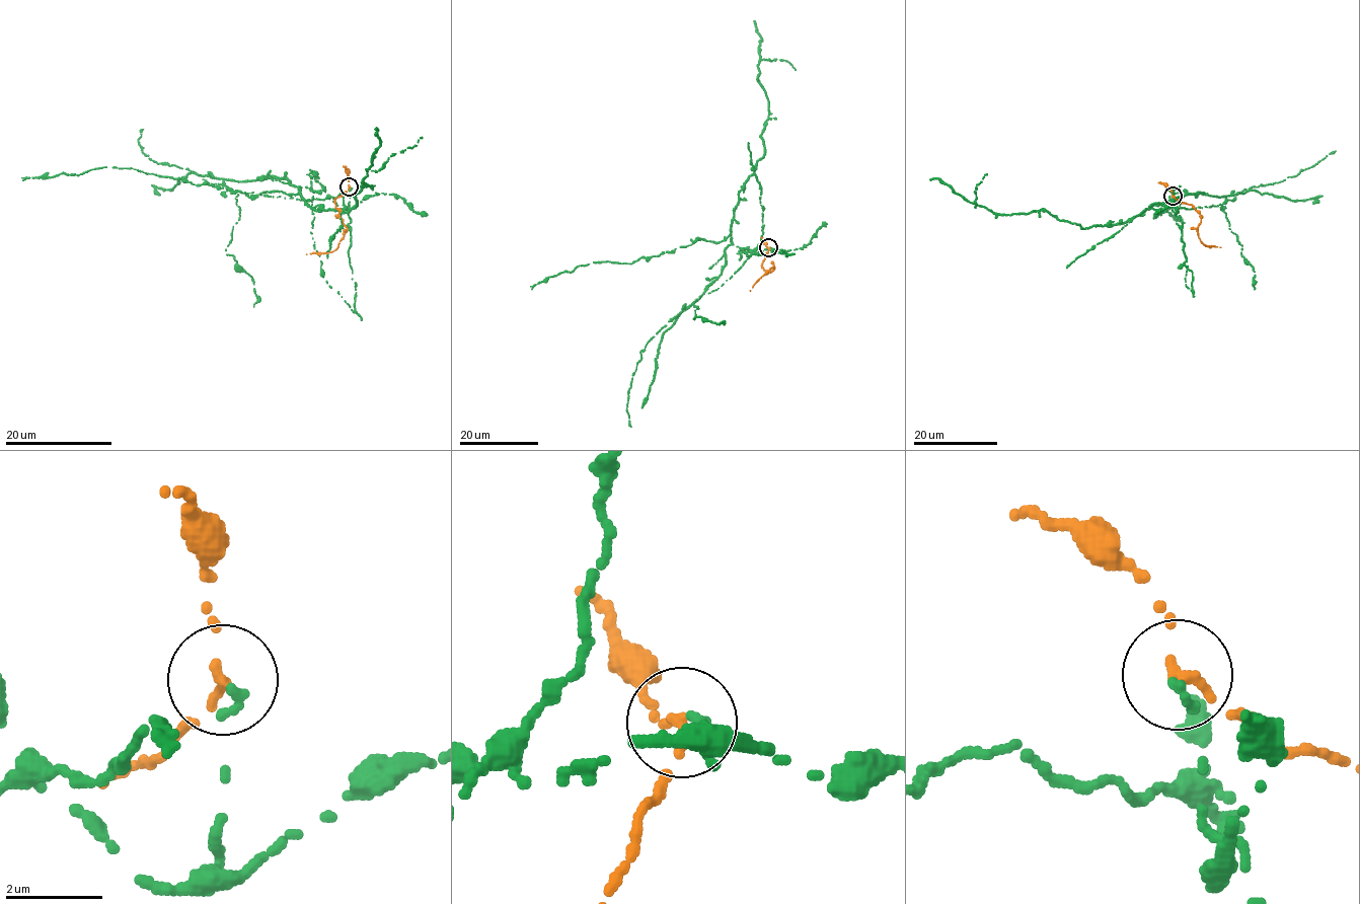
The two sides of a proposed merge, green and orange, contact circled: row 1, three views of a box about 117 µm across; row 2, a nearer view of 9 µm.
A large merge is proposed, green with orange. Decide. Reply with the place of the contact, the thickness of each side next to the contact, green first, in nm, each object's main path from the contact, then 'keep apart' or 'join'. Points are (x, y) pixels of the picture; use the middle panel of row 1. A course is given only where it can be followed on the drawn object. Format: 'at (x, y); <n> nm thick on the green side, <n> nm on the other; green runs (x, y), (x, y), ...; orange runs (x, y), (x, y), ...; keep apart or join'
at (768, 247); 170 nm thick on the green side, 170 nm on the other; green runs (769, 247), (755, 252), (733, 244), (732, 221), (764, 154), (768, 100), (759, 62), (785, 60), (796, 70); orange runs (769, 247), (762, 268), (767, 273), (774, 268), (750, 290); keep apart

